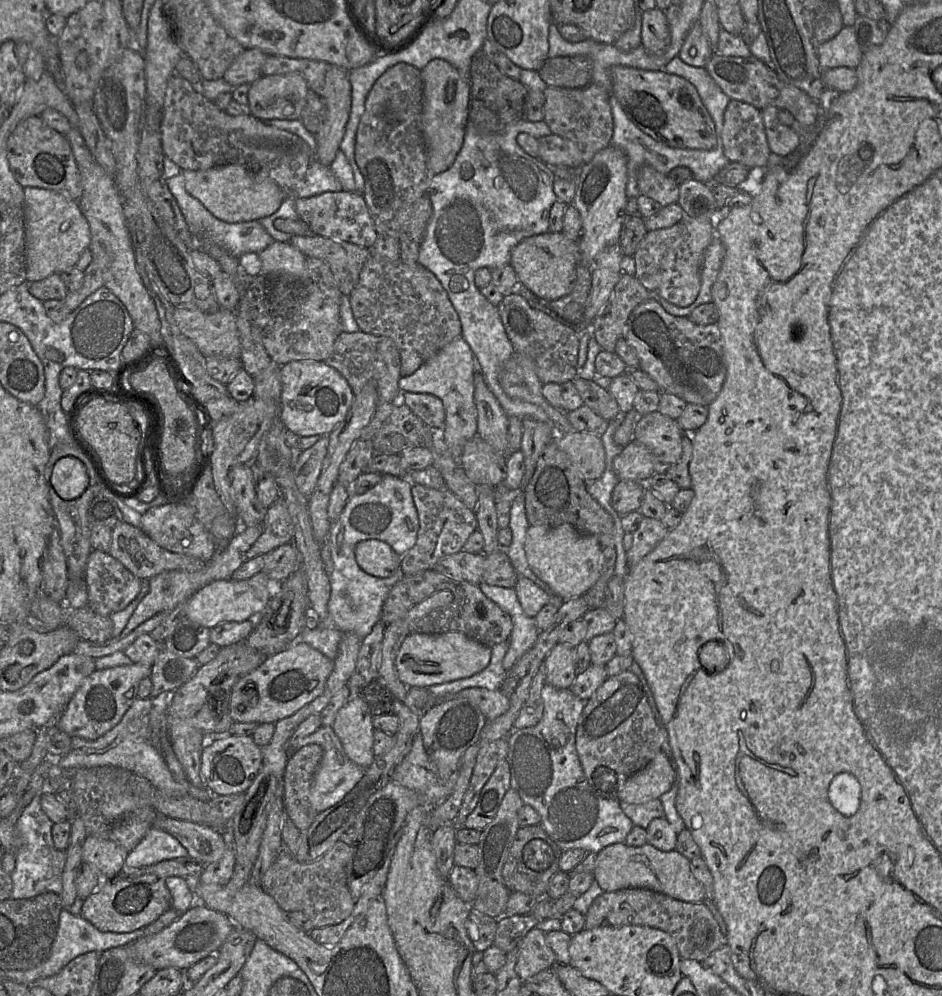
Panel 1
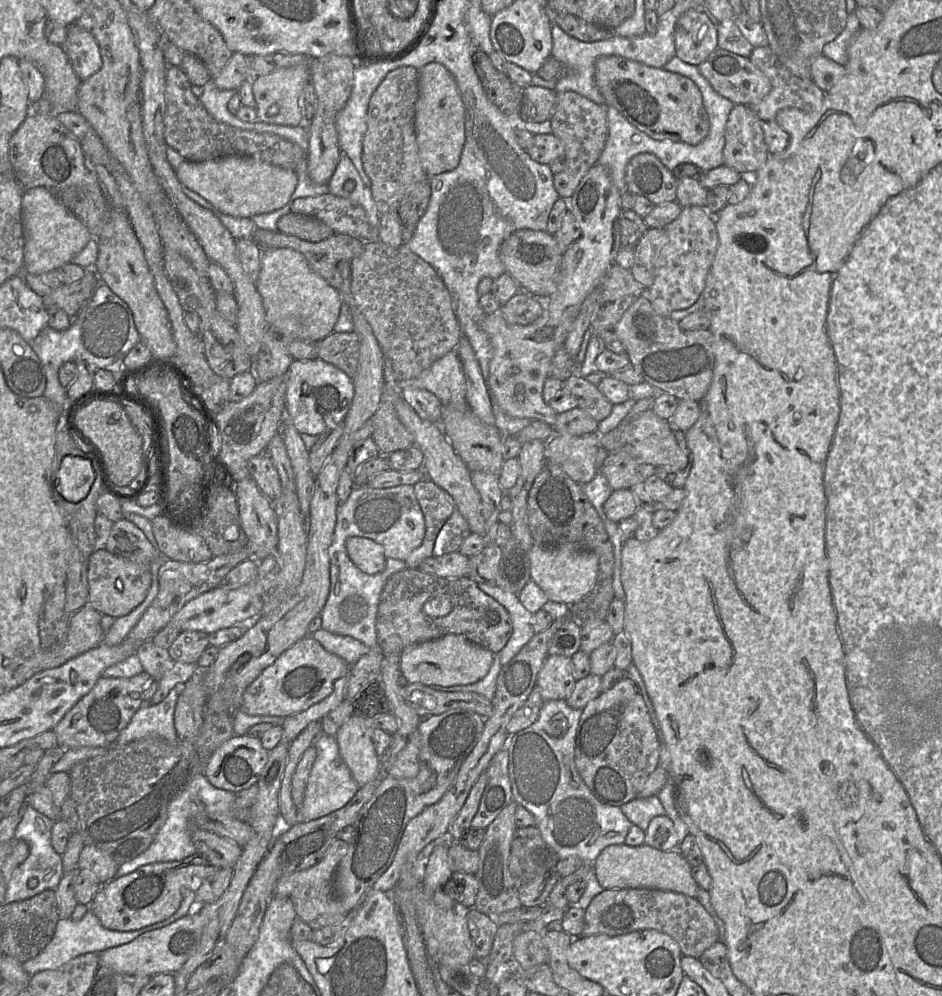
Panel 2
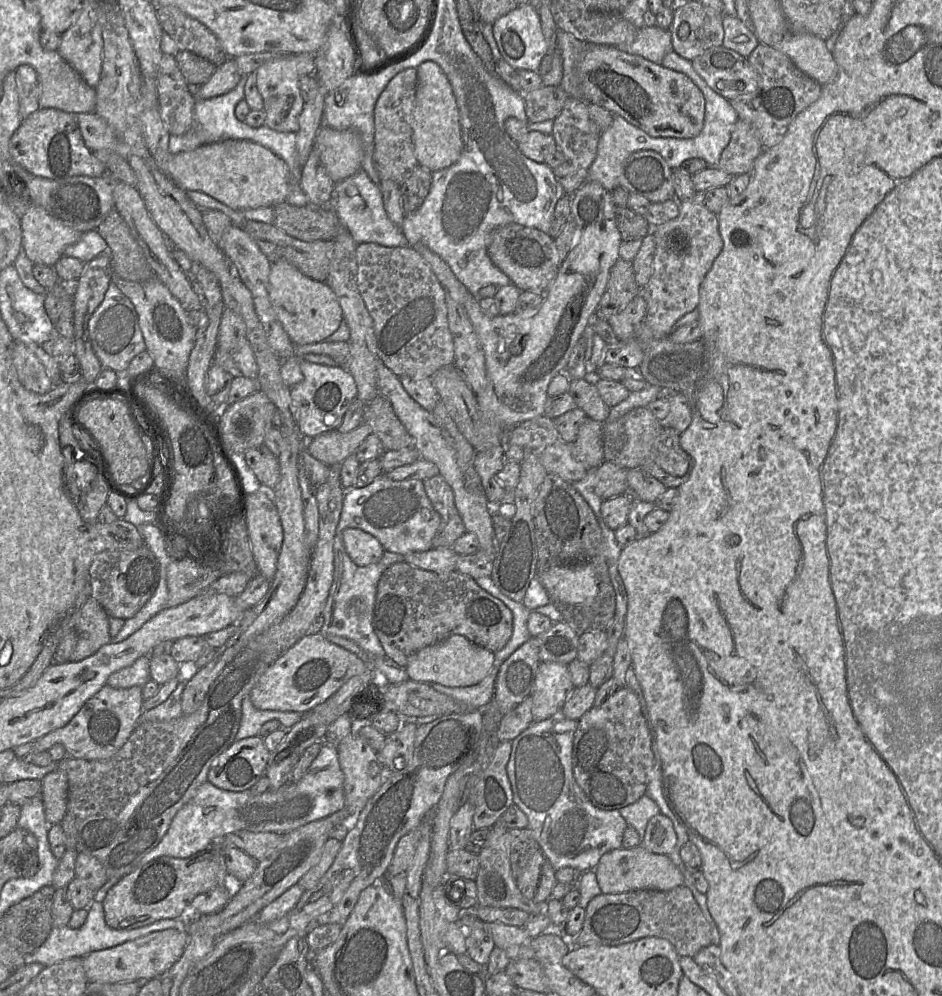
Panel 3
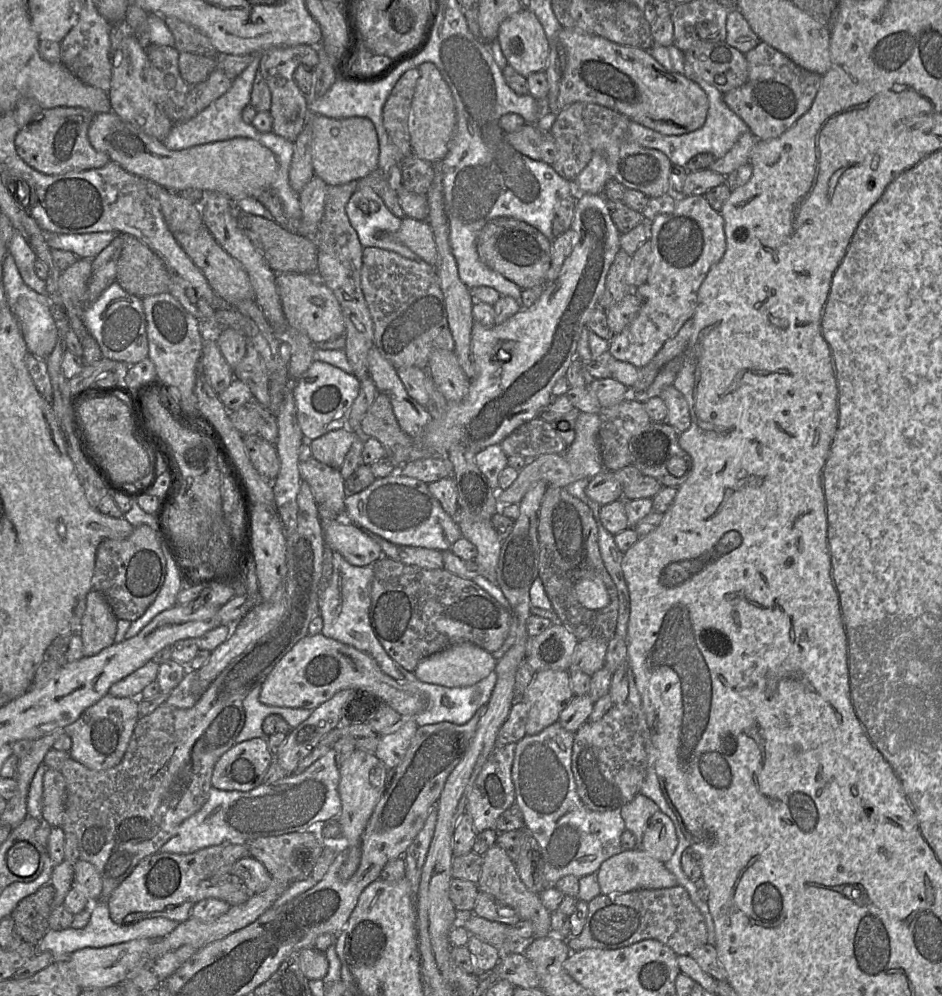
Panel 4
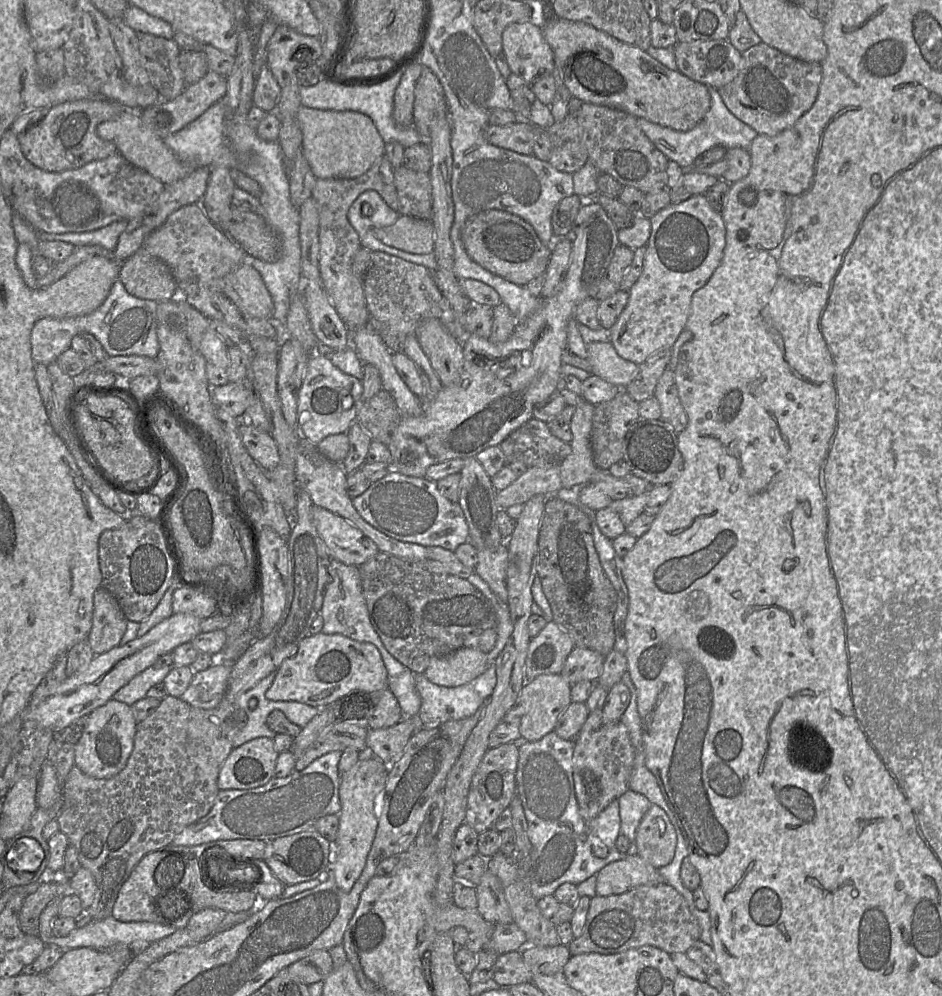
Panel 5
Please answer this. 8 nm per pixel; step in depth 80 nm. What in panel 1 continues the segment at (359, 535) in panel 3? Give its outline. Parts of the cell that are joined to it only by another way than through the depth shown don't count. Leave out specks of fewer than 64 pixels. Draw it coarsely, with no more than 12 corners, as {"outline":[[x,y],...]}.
{"outline":[[362,540],[354,553],[359,567],[390,577],[401,556],[381,540]]}

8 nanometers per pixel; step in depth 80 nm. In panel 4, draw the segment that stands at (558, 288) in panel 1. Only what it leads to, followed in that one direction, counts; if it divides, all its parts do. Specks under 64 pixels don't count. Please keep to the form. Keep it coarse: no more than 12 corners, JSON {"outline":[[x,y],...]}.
{"outline":[[489,221],[477,251],[521,289],[547,283],[552,240],[523,221]]}

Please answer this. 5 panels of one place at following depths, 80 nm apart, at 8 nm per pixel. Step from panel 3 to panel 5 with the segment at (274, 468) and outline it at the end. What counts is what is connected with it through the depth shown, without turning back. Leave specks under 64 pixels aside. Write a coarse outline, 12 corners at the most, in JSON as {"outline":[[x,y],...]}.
{"outline":[[240,423],[242,442],[266,472],[279,464],[268,432]]}

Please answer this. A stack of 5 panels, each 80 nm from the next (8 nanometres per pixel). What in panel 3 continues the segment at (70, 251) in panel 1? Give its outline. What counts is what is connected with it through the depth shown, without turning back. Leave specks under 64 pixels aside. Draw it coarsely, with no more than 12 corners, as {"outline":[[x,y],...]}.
{"outline":[[31,202],[22,210],[22,249],[54,266],[83,234]]}

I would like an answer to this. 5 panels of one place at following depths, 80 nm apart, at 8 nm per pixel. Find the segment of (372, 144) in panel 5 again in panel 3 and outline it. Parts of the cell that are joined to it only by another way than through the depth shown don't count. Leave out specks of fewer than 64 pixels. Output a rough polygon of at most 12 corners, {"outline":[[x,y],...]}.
{"outline":[[323,125],[315,147],[334,183],[361,170],[355,130]]}

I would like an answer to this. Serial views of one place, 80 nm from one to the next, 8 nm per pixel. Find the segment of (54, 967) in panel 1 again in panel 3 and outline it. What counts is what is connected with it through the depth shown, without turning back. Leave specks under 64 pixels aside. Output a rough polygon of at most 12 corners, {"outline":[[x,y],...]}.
{"outline":[[102,902],[89,905],[80,928],[53,927],[25,963],[48,967],[189,921],[162,919],[113,929]]}

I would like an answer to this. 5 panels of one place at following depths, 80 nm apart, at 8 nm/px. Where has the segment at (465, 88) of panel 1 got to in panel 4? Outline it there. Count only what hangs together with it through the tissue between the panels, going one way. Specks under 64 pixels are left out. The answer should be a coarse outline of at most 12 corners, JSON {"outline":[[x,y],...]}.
{"outline":[[419,67],[409,118],[412,153],[434,165],[456,129],[451,90]]}

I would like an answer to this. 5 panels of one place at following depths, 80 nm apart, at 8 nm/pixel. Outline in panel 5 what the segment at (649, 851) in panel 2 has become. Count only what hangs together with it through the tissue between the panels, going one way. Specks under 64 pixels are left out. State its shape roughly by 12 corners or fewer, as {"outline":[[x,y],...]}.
{"outline":[[638,855],[597,873],[596,896],[620,895],[665,882]]}

